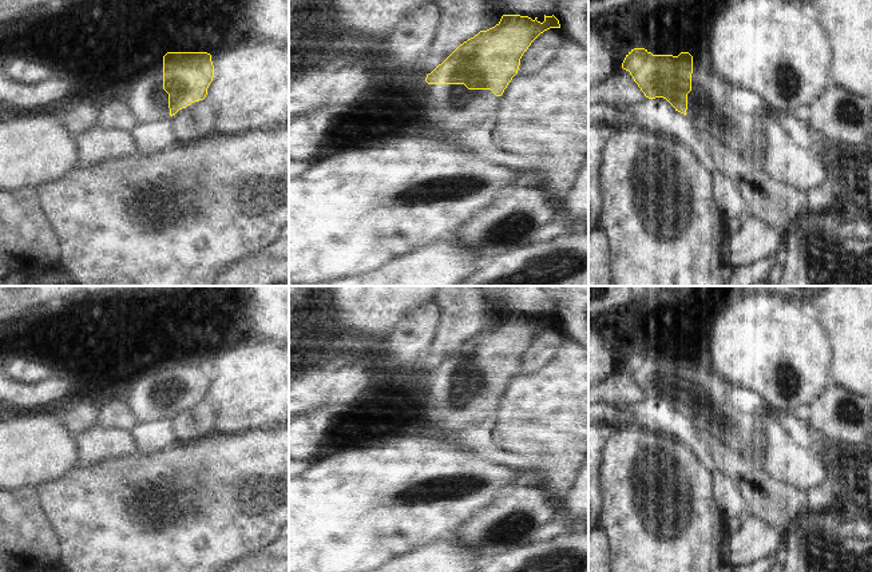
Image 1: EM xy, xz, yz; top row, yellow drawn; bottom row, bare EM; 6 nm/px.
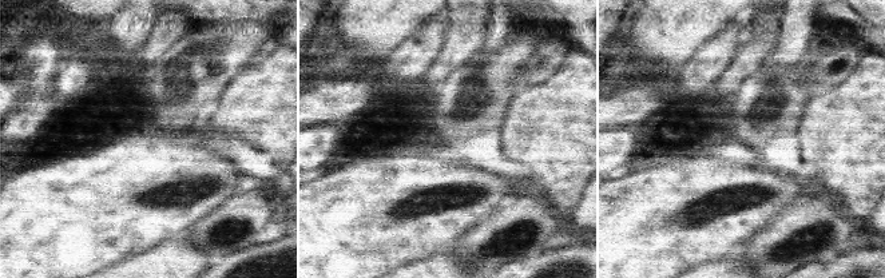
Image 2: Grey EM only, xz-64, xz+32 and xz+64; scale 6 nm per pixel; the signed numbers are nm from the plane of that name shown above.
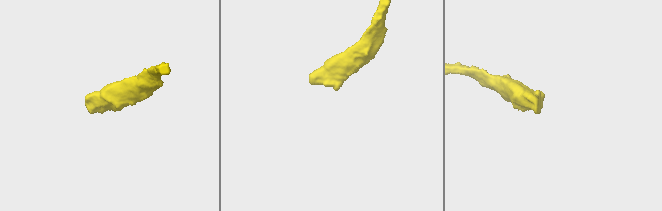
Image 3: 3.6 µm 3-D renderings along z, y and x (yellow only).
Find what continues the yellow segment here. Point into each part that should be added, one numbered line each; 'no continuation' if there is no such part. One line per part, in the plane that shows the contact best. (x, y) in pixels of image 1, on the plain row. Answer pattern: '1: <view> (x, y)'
1: xz (443, 406).

